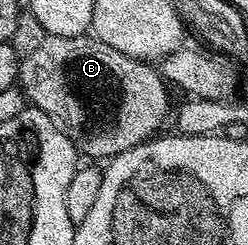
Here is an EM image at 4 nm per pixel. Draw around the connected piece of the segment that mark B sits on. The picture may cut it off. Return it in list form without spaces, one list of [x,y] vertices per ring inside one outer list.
[[[90,34],[77,37],[48,35],[34,53],[29,53],[20,62],[18,86],[30,106],[59,124],[59,128],[70,137],[76,152],[83,154],[84,151],[95,161],[110,160],[131,147],[147,142],[160,130],[158,127],[167,115],[169,87],[160,72],[150,62],[129,57]]]

